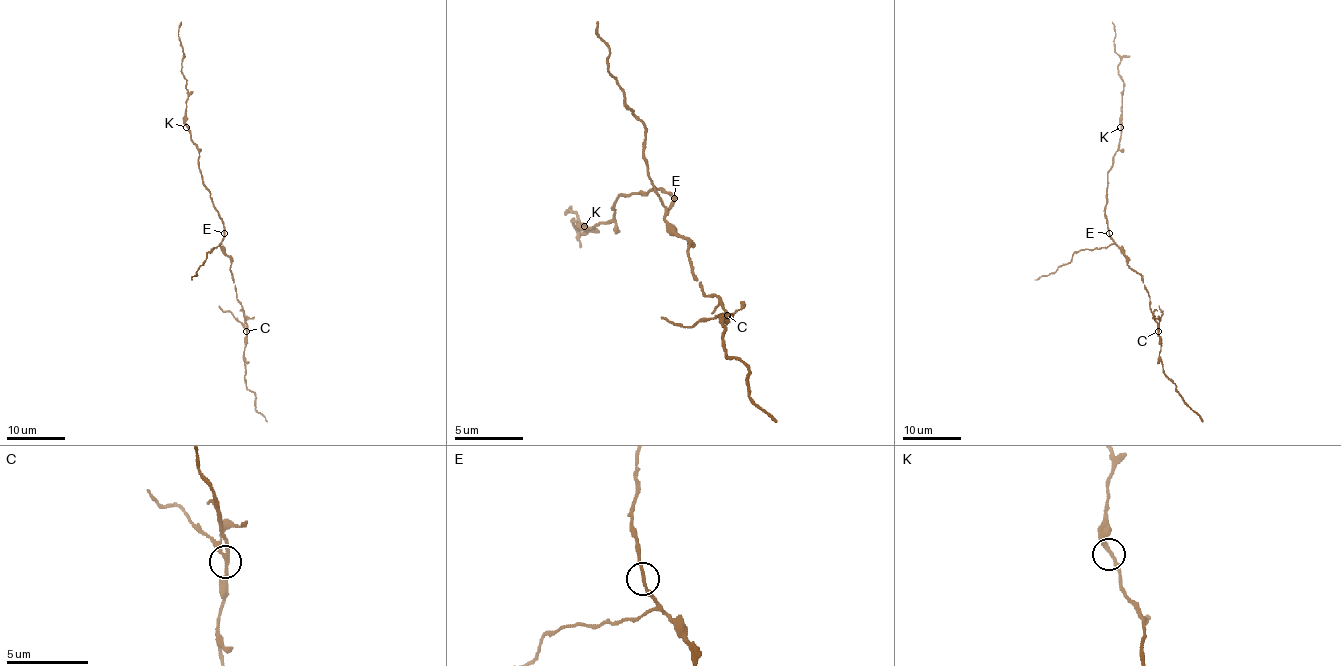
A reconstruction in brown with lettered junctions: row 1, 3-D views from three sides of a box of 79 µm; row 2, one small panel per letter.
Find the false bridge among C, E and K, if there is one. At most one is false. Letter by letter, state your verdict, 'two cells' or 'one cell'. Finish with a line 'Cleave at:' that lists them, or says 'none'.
C: two cells
E: one cell
K: one cell
Cleave at: C

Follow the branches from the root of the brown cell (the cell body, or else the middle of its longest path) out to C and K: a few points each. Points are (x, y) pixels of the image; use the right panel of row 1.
C: (1109, 233), (1128, 265), (1144, 282), (1158, 331)
K: (1109, 233), (1104, 215), (1107, 170), (1117, 149), (1120, 127)

